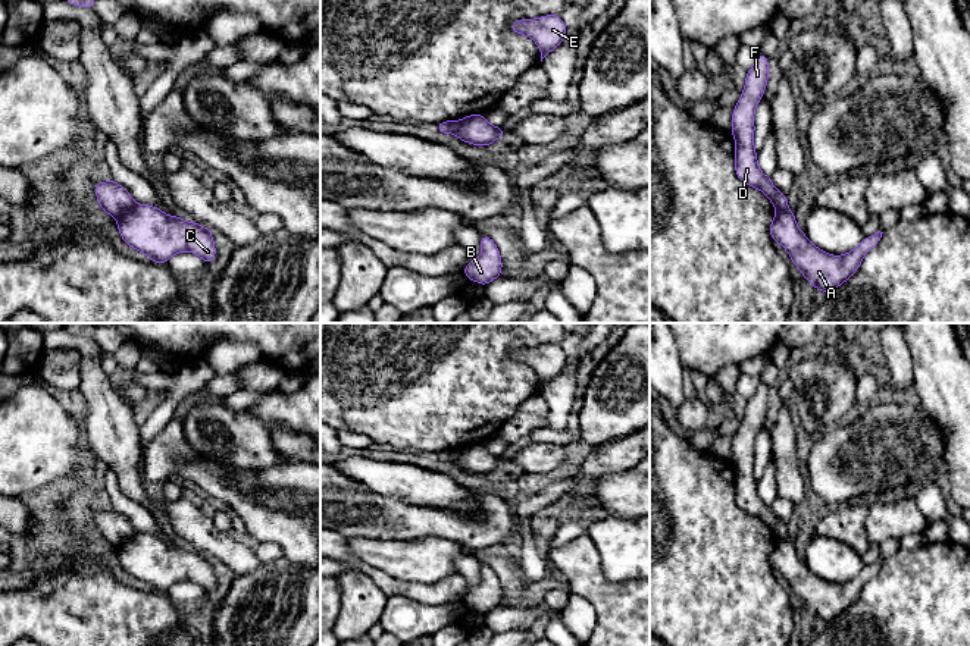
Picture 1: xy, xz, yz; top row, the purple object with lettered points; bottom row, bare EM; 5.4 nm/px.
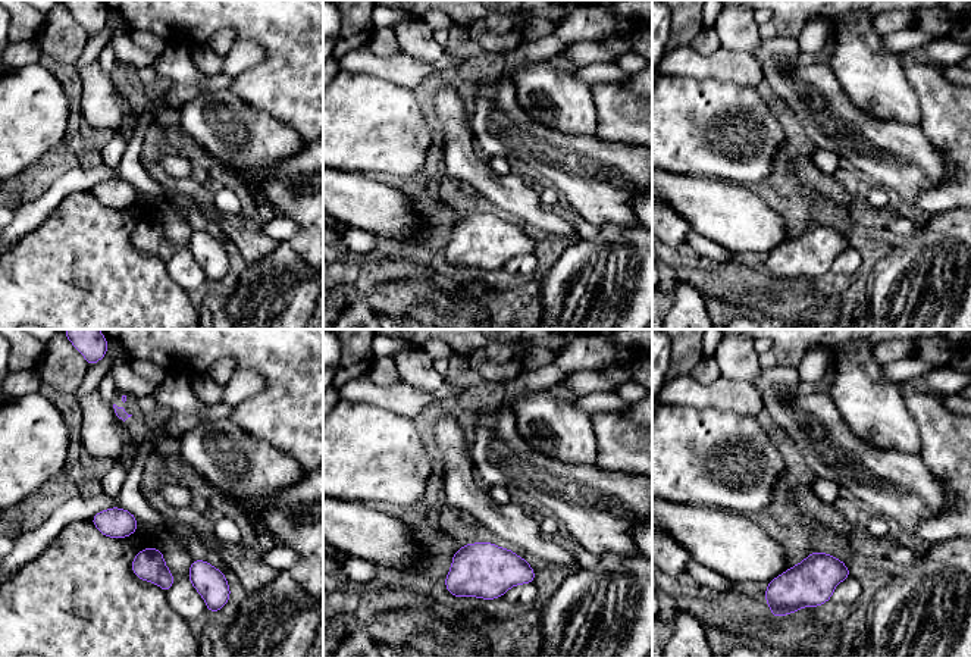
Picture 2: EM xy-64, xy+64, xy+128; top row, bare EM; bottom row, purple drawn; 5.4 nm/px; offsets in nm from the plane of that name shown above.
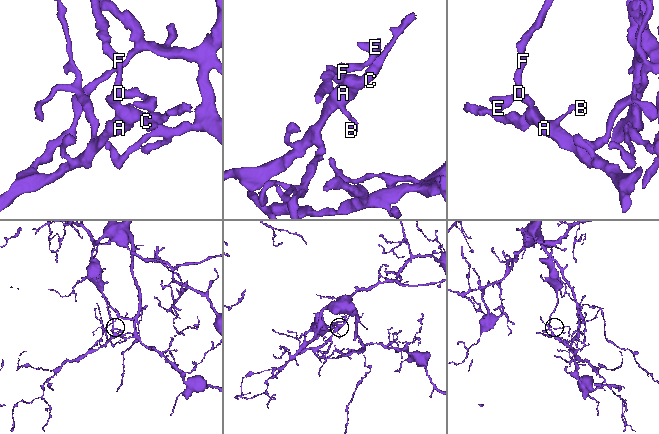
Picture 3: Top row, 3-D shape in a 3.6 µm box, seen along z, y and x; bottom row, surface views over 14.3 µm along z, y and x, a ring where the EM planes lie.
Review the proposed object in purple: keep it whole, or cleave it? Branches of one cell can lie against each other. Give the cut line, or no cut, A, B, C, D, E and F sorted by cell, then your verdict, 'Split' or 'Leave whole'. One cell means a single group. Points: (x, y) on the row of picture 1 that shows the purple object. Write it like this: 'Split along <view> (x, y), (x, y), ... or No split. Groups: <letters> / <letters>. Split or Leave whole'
Split along xy (135, 204), (116, 218). Groups: A B C / D E F. Split

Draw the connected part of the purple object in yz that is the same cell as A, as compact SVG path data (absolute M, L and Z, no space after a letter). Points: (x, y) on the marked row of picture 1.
M792 210L776 211L770 223L770 238L786 250L804 279L824 294L844 285L858 270L864 255L880 241L883 233L879 231L866 236L852 251L832 255L813 245L797 223Z

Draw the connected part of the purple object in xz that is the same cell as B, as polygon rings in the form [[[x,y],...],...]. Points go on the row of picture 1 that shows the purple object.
[[[481,233],[479,241],[482,253],[478,258],[467,261],[463,273],[472,282],[486,286],[501,276],[503,261],[495,242],[489,236]]]

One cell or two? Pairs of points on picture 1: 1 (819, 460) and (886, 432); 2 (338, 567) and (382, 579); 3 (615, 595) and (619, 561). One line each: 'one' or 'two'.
1: one
2: one
3: two

